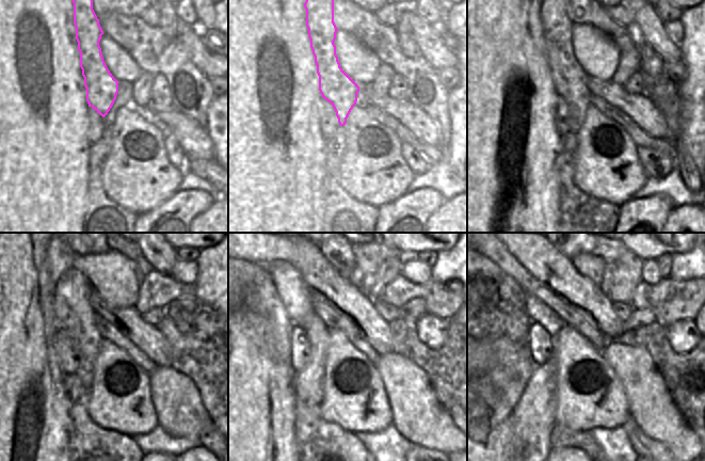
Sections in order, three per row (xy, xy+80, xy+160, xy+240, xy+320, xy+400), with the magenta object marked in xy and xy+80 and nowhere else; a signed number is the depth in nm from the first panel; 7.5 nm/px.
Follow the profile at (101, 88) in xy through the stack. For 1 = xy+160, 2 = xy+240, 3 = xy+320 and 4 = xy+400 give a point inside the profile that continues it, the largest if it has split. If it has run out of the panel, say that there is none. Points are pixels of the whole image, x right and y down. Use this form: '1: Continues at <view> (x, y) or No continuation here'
1: Continues at xy+160 (571, 81)
2: Continues at xy+240 (73, 312)
3: Continues at xy+320 (308, 383)
4: Continues at xy+400 (533, 417).

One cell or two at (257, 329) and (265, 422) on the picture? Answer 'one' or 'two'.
one

